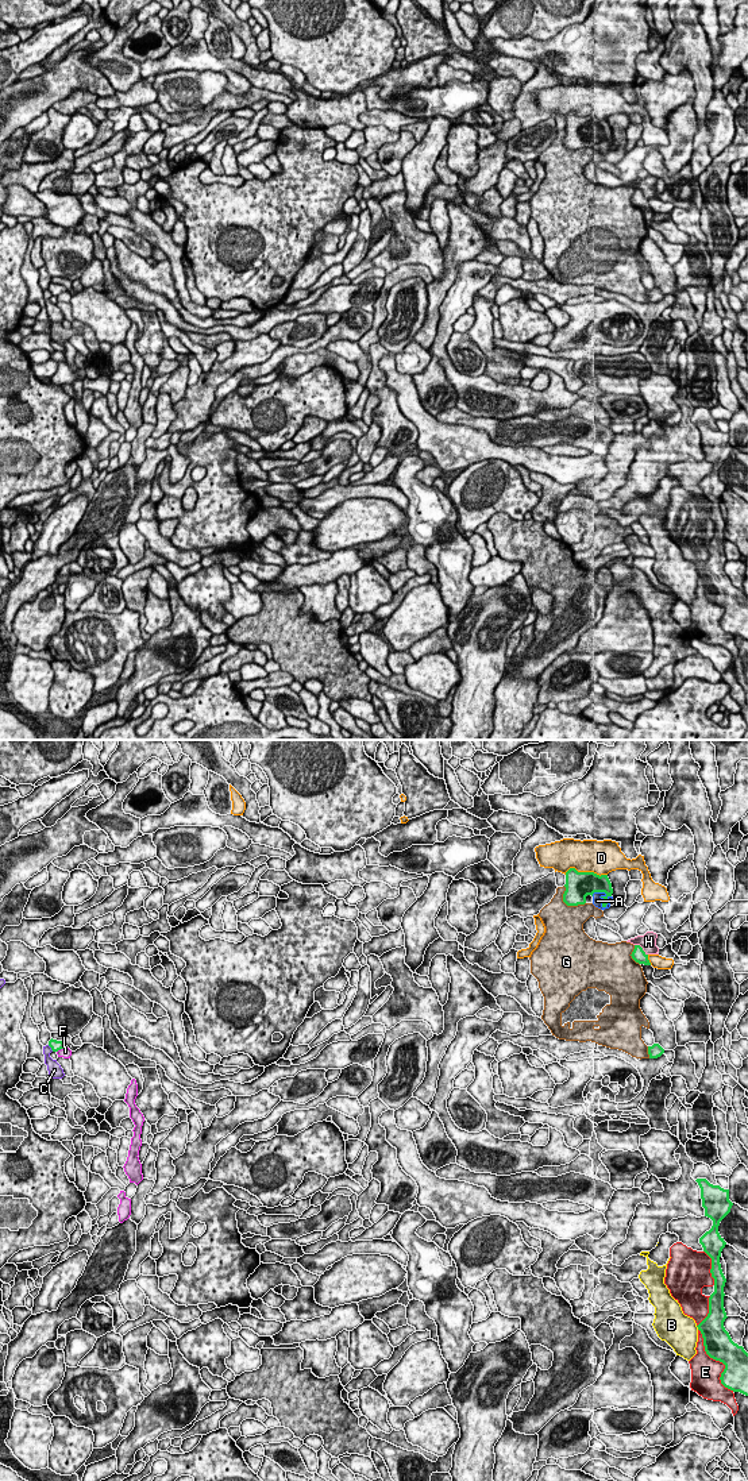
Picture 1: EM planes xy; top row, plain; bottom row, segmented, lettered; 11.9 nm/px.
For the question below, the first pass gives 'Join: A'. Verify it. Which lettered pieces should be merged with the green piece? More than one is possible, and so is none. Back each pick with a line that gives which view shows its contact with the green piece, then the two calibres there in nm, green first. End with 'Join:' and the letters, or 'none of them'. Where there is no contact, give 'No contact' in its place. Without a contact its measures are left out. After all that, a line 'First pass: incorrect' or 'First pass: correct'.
A: Touches green in xy. Thickness 280 nm (green) against 130 nm
Join: A
First pass: correct

